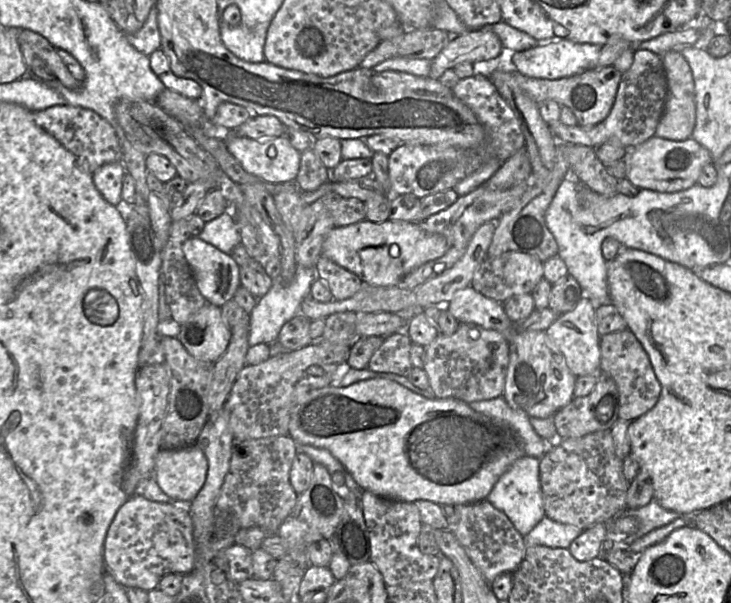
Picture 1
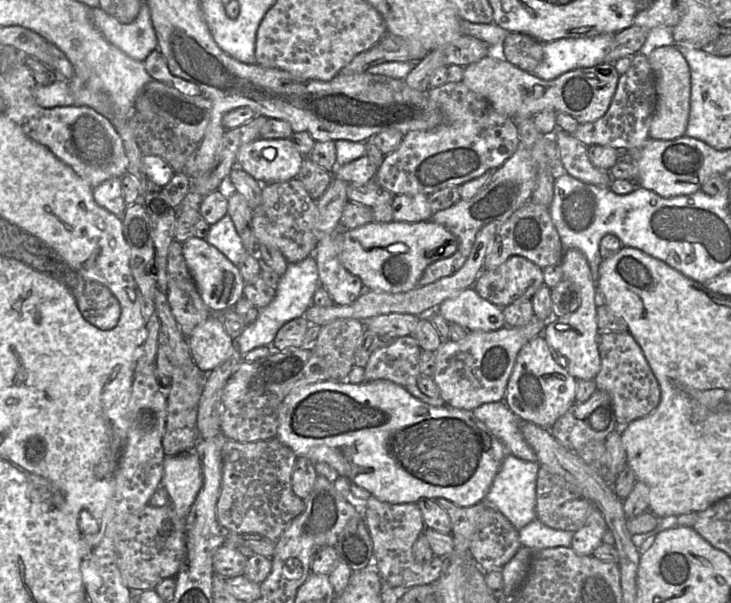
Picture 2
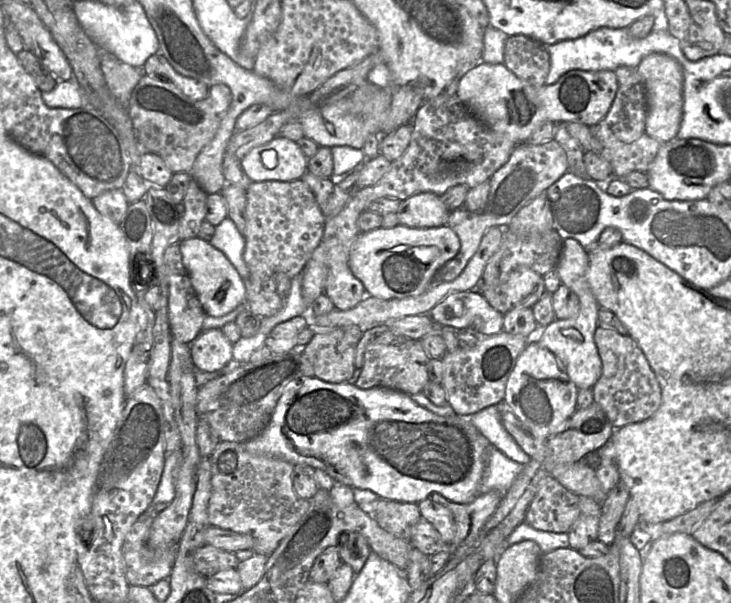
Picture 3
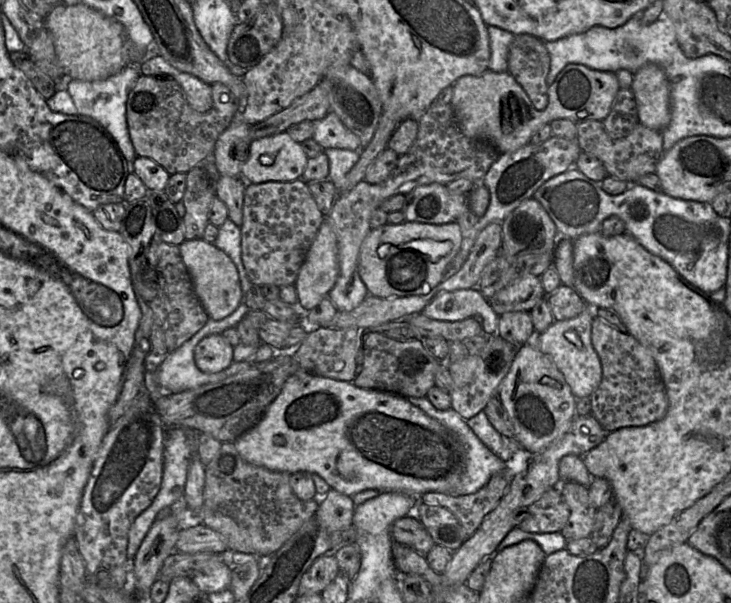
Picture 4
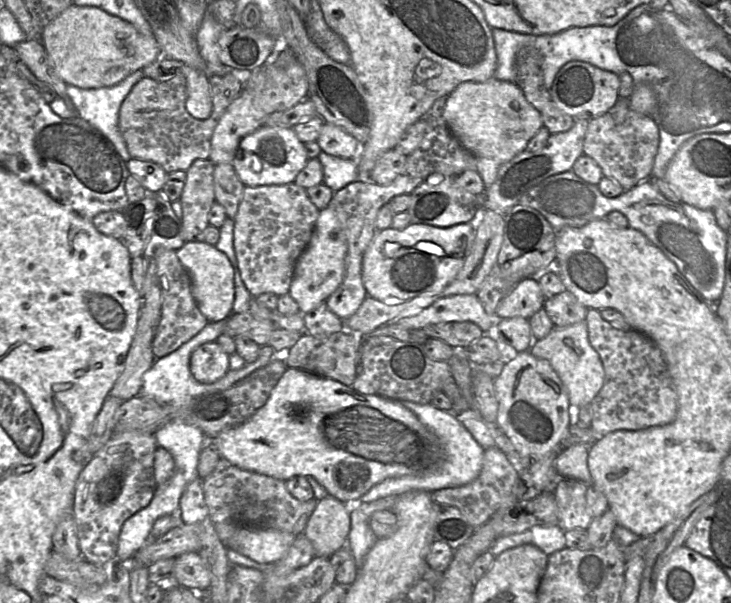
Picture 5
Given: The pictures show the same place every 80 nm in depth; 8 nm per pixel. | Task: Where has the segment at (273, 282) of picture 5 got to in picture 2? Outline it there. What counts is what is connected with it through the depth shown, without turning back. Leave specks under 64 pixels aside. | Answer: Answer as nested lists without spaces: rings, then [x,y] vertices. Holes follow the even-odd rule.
[[[297,179],[284,182],[263,184],[261,204],[252,210],[252,225],[257,248],[259,245],[276,247],[286,258],[288,263],[297,263],[314,254],[318,240],[315,236],[315,223],[317,221],[317,206],[303,184]]]

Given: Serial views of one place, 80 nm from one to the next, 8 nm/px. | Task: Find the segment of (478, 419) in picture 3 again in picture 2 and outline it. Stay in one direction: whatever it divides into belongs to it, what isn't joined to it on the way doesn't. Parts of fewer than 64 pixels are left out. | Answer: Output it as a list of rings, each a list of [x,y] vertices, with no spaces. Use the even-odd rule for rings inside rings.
[[[503,399],[486,403],[471,411],[503,443],[507,452],[528,462],[537,462],[537,456],[525,441],[520,430],[521,420]]]

